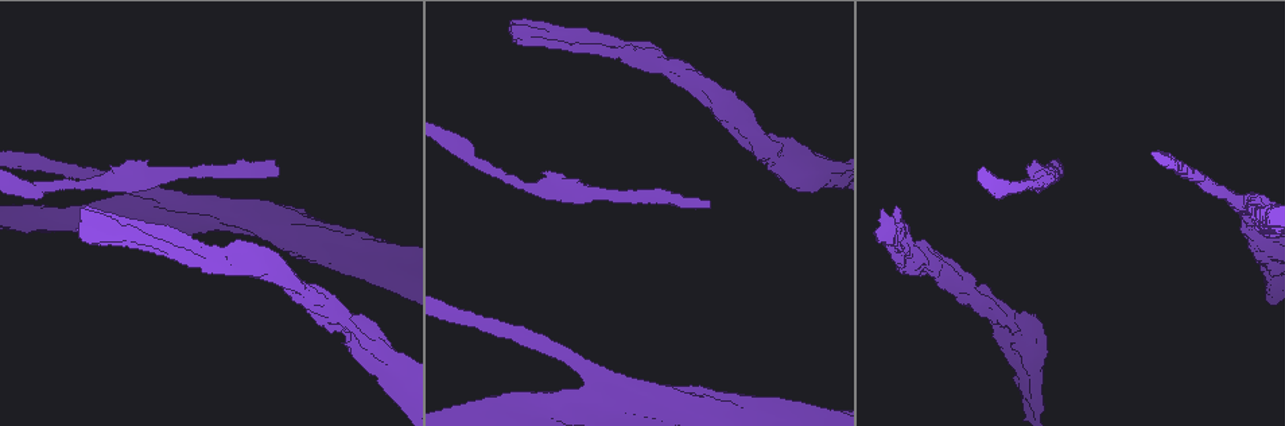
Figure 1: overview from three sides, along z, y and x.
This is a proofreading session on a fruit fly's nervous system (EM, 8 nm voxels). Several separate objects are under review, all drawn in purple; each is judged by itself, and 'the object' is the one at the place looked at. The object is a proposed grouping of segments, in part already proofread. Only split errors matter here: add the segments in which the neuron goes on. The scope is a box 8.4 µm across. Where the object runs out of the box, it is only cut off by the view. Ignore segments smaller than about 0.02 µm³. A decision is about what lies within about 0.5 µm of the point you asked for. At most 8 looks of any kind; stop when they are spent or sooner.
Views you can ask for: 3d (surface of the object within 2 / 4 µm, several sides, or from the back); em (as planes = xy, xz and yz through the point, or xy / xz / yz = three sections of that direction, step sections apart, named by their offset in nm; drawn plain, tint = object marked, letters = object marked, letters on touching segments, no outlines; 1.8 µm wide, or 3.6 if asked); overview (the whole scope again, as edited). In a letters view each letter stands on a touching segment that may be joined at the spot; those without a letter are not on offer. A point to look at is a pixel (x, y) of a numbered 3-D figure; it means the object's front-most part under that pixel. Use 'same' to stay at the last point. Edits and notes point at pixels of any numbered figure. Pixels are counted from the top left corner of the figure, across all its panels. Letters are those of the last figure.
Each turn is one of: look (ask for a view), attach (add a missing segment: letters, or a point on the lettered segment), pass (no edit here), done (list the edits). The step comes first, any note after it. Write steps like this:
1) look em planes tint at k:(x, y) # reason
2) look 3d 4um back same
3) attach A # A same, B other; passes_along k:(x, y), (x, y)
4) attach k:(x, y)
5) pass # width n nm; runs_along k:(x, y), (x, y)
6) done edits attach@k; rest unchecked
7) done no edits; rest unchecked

look 3d 4um at 1:(278, 168) # end of a long branch

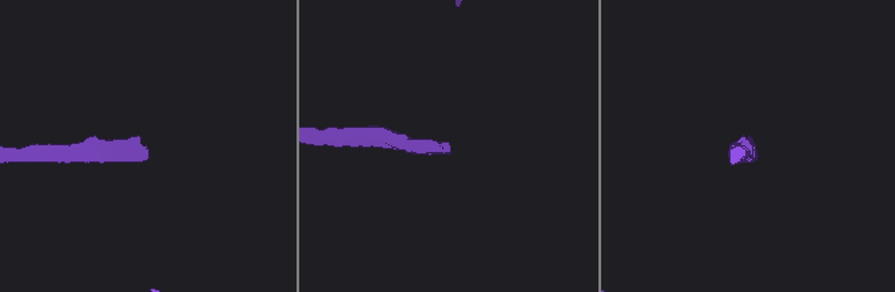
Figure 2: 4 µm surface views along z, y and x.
look em yz step 16 letters at 2:(449, 151)

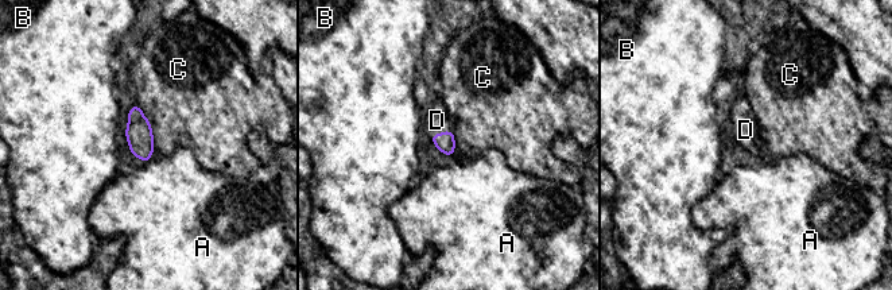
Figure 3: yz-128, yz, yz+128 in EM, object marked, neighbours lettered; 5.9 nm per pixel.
look em planes letters same

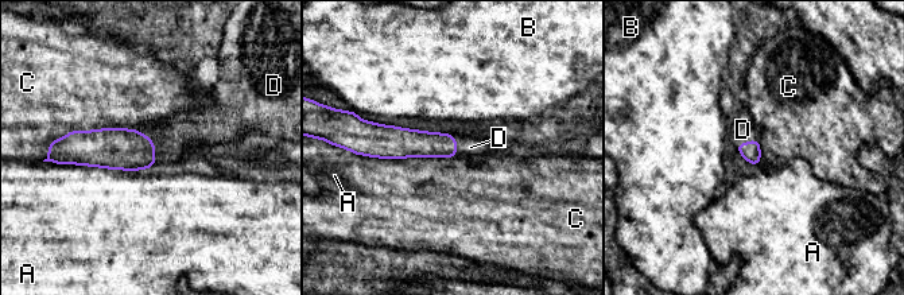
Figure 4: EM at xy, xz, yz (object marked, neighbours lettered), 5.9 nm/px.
attach D # longest_contact C 600 nm; A other, B other, C other, D same; the neuron continues

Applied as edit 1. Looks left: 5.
look 3d 2um at 1:(540, 190) # calibre changes

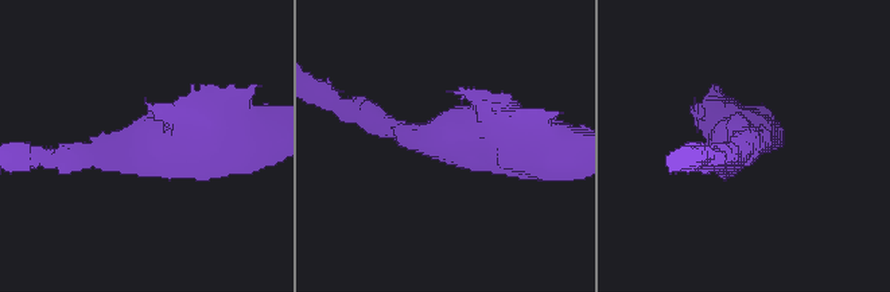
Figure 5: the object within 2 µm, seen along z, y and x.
look em yz step 4 letters at 5:(144, 149) # arm_widths 160, 340 nm

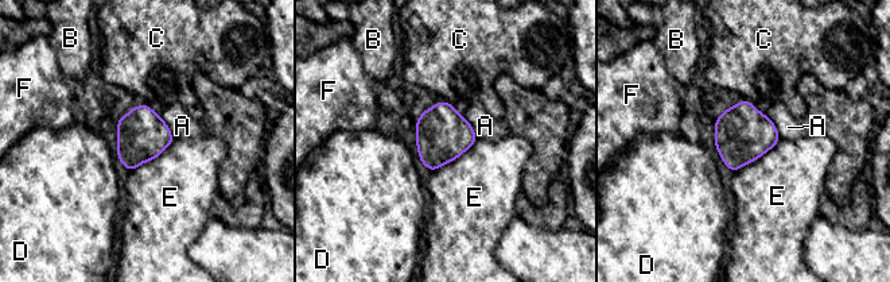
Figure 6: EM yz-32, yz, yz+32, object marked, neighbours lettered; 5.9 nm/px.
look em planes letters same # cut it another way

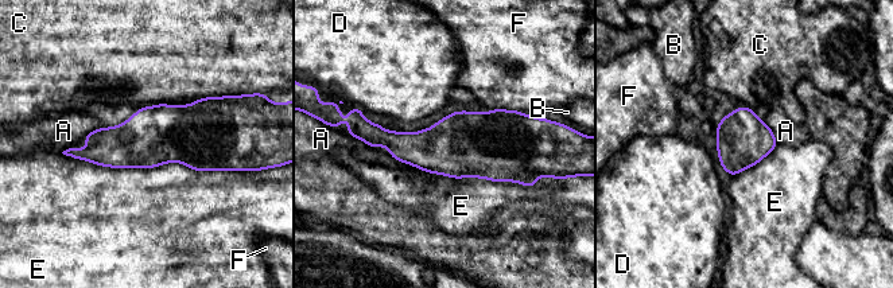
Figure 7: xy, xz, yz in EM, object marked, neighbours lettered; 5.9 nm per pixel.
pass # width 320 nm; A other, B other, C other, D other, E other, F other; border 7:(61, 152), (233, 171); no lettered segment goes on from it

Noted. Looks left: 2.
look 3d 4um at 1:(386, 366) # calibre changes

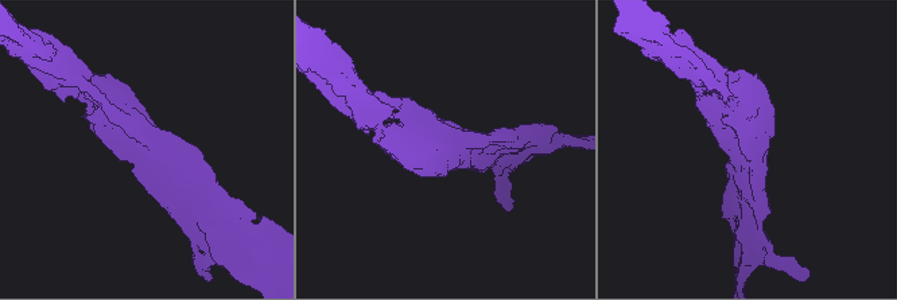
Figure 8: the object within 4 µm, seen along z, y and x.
look em 3.6um yz step 4 letters at 8:(146, 150) # need the tissue

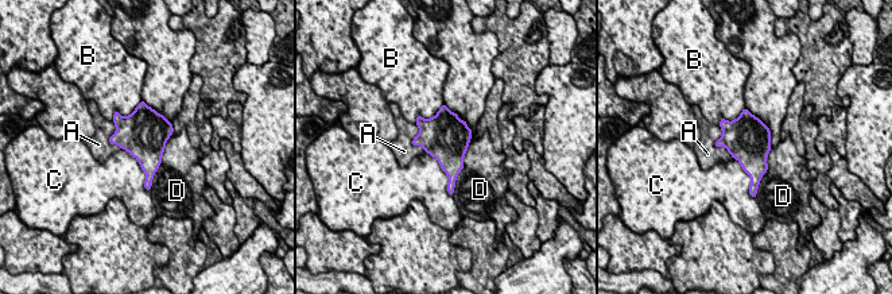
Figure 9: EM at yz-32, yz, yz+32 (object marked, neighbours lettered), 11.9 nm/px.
pass # longest_contact D 750 nm; A other, B other, C other, D other; border 9:(120, 147), (136, 159), (148, 192); no lettered segment goes on from it

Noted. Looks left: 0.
done edits attach@4; rest unchecked

